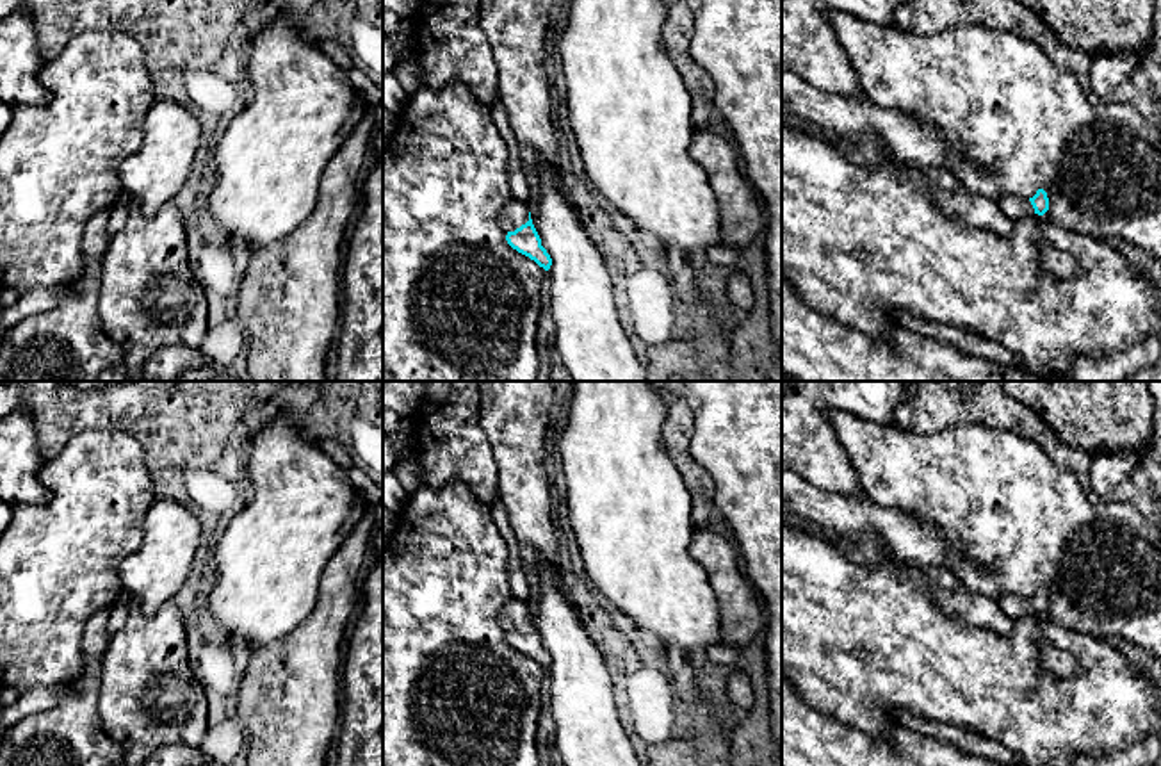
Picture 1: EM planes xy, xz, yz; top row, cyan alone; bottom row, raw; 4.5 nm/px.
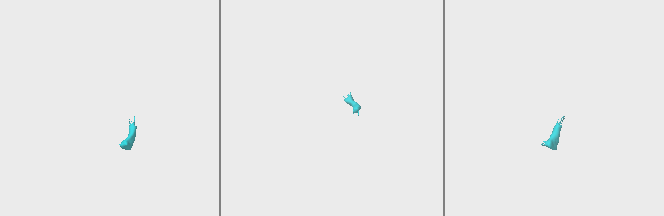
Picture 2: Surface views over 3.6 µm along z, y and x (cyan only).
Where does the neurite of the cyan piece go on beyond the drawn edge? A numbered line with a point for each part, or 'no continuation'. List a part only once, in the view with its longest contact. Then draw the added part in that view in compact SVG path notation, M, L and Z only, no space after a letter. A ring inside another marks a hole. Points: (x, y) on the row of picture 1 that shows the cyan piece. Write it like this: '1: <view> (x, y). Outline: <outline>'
1: xz (513, 214). Outline: M511 201L500 210L500 224L506 232L515 232L529 221L531 203Z

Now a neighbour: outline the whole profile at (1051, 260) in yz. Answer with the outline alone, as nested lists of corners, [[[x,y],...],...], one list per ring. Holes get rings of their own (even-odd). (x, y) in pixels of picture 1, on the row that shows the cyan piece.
[[[1036,240],[1038,271],[1060,280],[1068,280],[1081,273],[1079,264],[1065,251],[1060,251],[1045,240]]]

